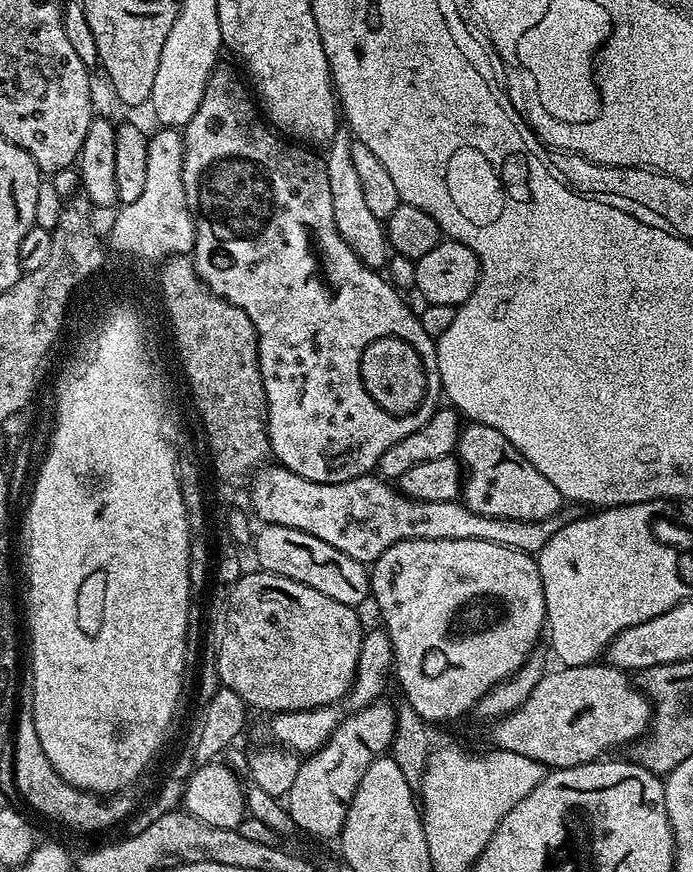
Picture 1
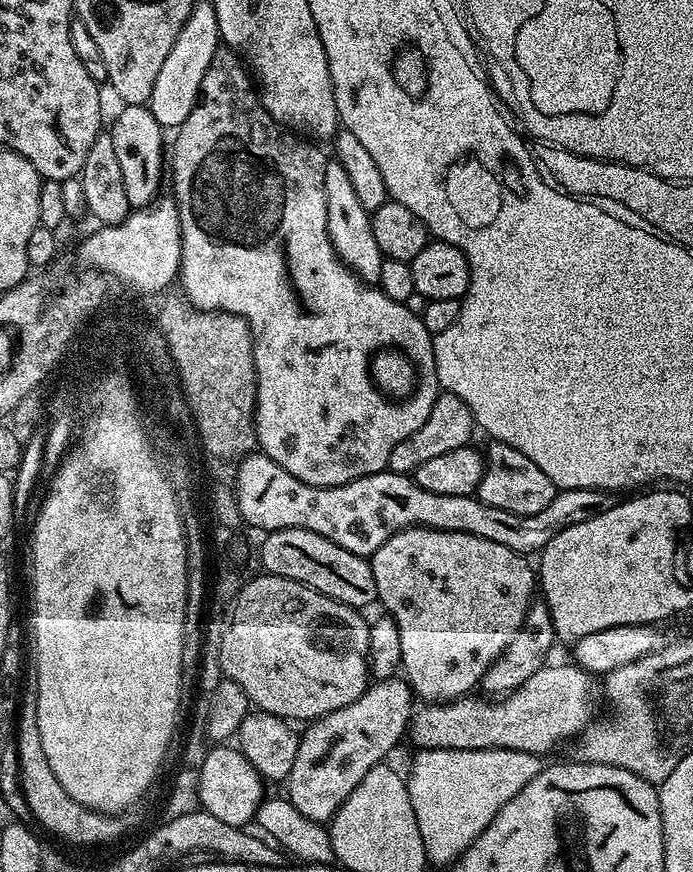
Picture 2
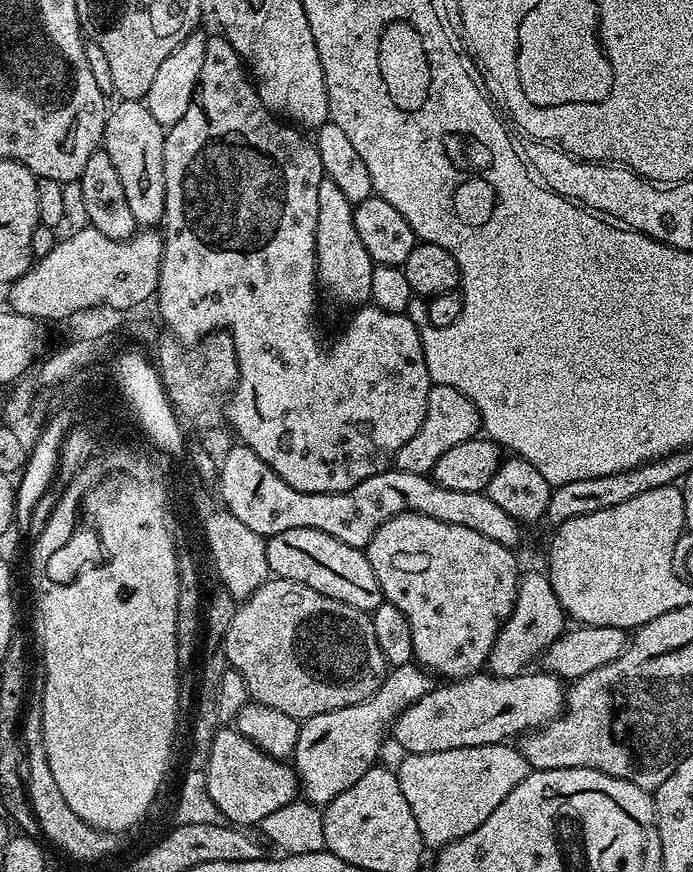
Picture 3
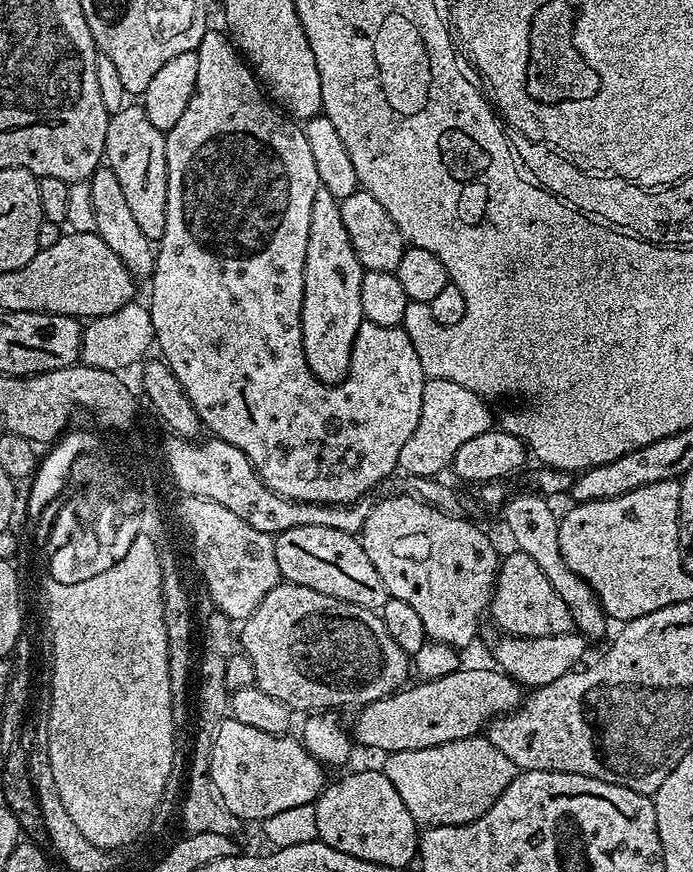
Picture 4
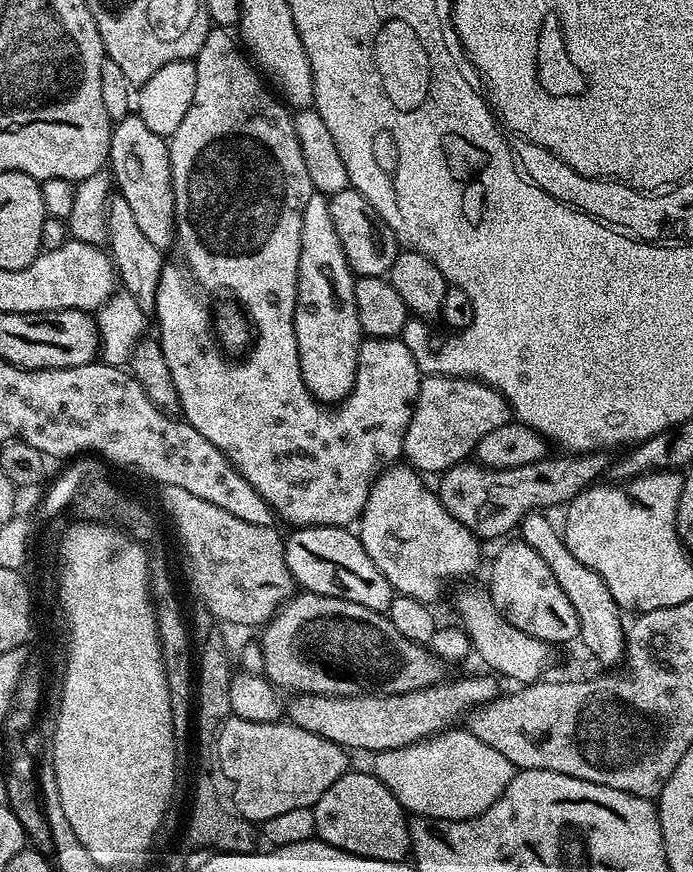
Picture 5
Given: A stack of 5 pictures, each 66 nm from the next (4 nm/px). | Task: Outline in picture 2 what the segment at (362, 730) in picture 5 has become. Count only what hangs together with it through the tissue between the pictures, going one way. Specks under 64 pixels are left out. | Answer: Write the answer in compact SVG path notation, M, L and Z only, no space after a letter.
M572 662L552 667L538 670L538 674L526 678L523 686L508 696L485 698L480 694L469 694L459 696L457 700L428 702L420 706L424 708L417 707L410 721L410 740L412 736L417 749L505 748L543 757L544 752L554 751L563 740L571 741L592 723L596 692L598 696L593 673Z

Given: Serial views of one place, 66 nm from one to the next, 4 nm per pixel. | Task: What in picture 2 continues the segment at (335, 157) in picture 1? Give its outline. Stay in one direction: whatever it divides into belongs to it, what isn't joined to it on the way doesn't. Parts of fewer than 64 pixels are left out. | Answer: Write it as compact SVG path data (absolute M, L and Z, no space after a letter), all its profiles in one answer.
M329 159L326 163L326 230L330 242L336 251L336 257L357 273L366 284L375 285L382 274L382 262L386 257L382 250L378 250L378 242L374 239L372 217L358 202L358 194L354 194L354 186L347 176L346 170L335 160Z

